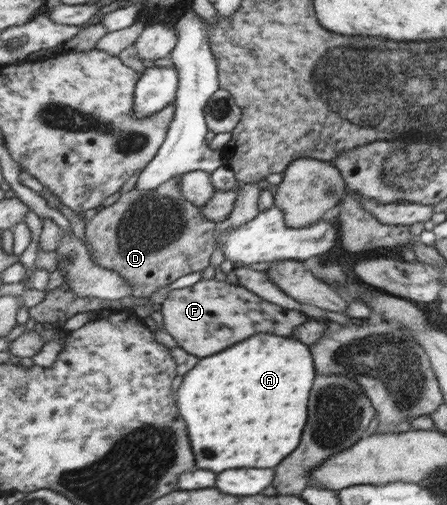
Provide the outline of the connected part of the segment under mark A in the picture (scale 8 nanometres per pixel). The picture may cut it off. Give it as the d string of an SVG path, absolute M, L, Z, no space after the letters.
M257 333L220 352L199 359L196 366L184 374L180 388L176 392L176 408L180 408L180 416L184 416L184 424L188 424L188 436L192 436L192 452L196 452L196 468L208 468L212 472L222 472L224 468L274 468L284 456L288 456L298 446L300 432L306 424L306 416L308 416L306 402L308 402L310 386L314 382L312 360L313 358L308 354L308 346L303 342L266 333Z

